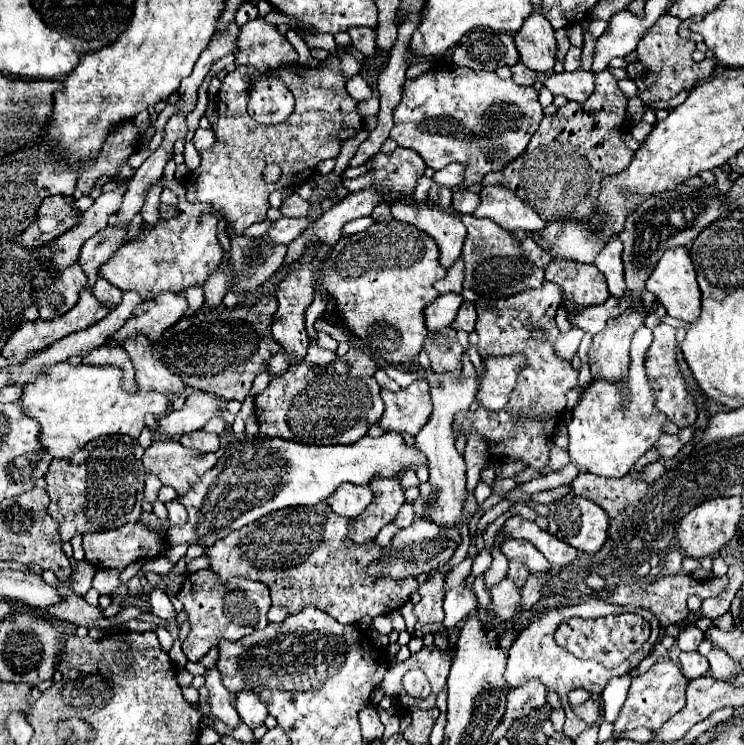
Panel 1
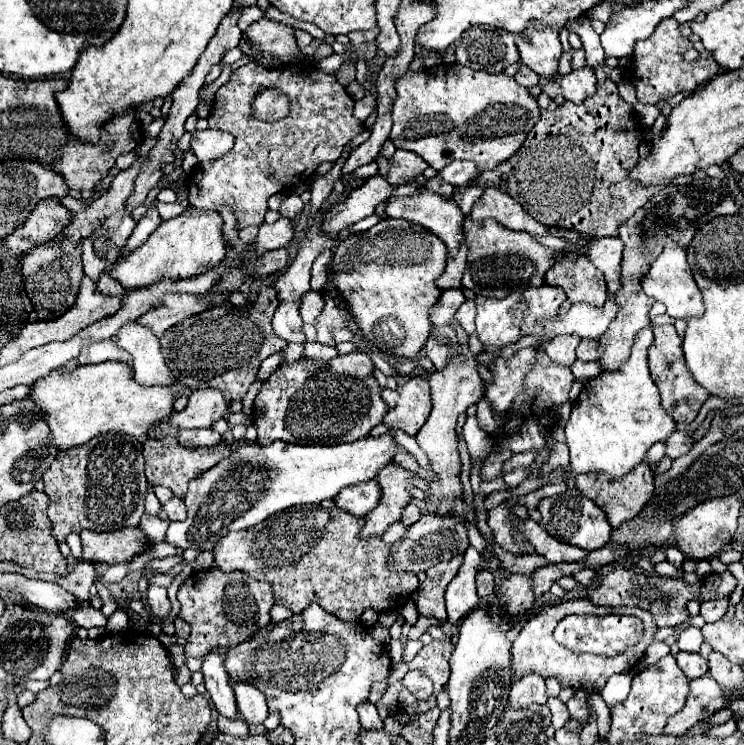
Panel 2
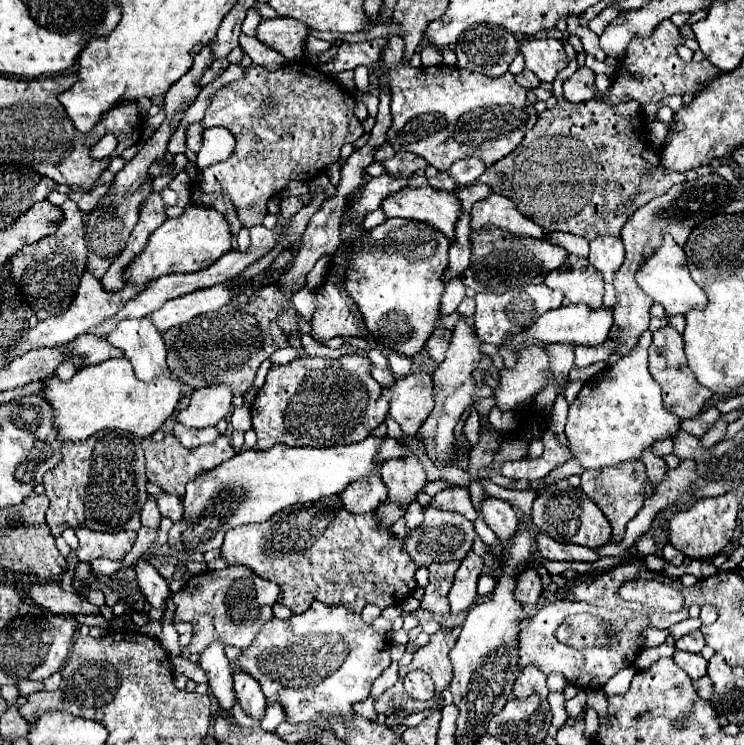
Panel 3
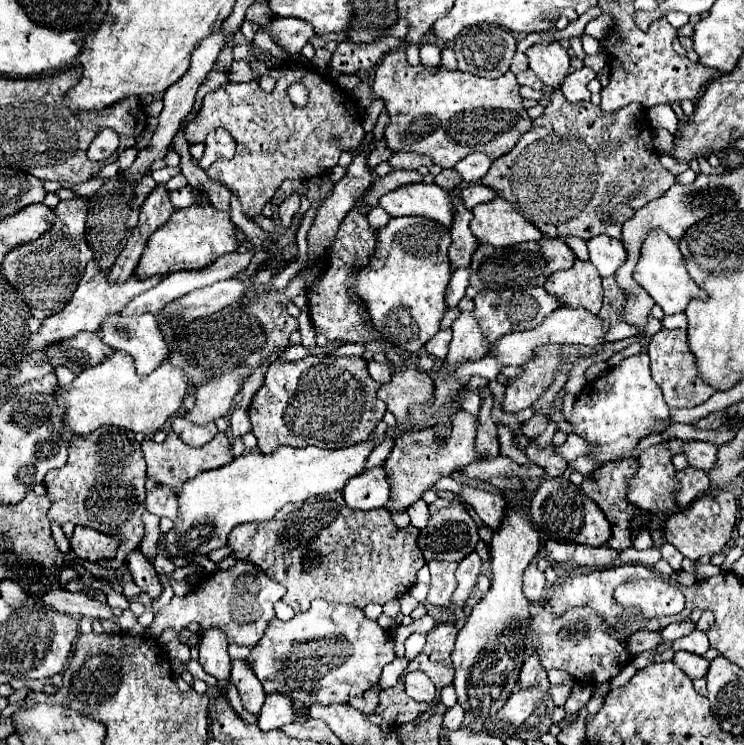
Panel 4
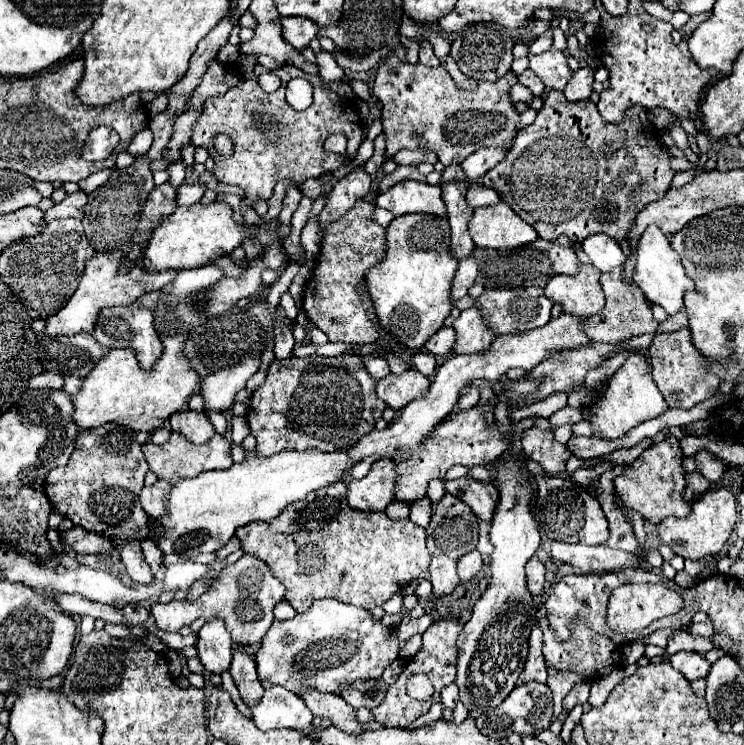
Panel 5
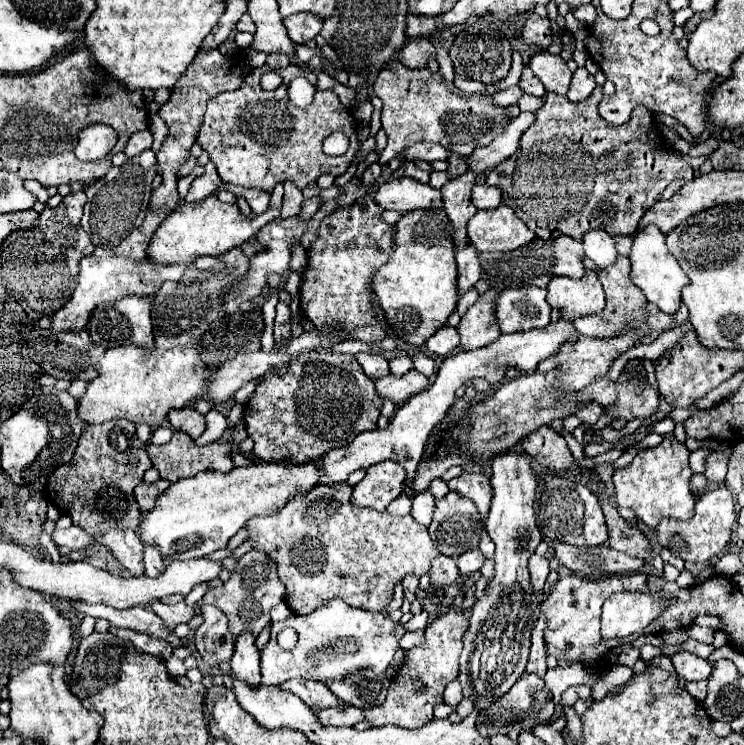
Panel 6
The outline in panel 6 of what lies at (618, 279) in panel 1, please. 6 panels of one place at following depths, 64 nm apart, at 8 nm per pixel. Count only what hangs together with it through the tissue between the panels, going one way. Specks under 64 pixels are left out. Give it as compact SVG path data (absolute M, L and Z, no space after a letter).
M592 230L584 236L584 254L602 270L608 268L616 262L618 252L614 246L614 238L600 232L600 230Z

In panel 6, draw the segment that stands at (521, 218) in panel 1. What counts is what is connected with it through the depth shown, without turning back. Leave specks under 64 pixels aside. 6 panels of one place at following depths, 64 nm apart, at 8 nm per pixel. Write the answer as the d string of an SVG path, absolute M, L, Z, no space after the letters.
M506 204L492 210L478 210L468 222L468 238L478 252L508 252L530 240L534 232Z

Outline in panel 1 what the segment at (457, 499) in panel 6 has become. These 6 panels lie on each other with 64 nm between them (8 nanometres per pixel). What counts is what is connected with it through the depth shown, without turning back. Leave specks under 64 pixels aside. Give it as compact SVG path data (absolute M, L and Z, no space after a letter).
M416 520L408 528L400 530L386 548L382 548L378 562L370 564L366 572L368 576L374 576L374 578L408 578L408 576L416 578L436 568L438 564L448 562L454 550L458 548L460 540L462 538L458 534L458 528L440 528L430 520Z

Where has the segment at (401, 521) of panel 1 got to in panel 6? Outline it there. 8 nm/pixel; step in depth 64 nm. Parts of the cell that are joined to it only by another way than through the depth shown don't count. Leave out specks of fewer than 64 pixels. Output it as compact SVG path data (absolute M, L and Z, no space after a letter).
M426 490L426 492L422 492L422 494L416 494L414 498L412 498L412 518L418 522L418 524L422 524L422 526L428 526L430 524L430 520L432 520L432 514L434 514L434 504L436 504L436 500L434 500L434 496L430 494L430 490Z

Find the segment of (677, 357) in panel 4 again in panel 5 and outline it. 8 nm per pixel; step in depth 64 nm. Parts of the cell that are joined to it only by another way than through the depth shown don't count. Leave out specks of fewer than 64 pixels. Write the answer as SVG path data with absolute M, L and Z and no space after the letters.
M688 328L670 332L670 334L656 334L648 350L650 350L650 364L652 364L654 382L660 388L660 392L670 408L688 410L718 392L720 378L710 372L706 358L692 344L692 336L690 336Z

